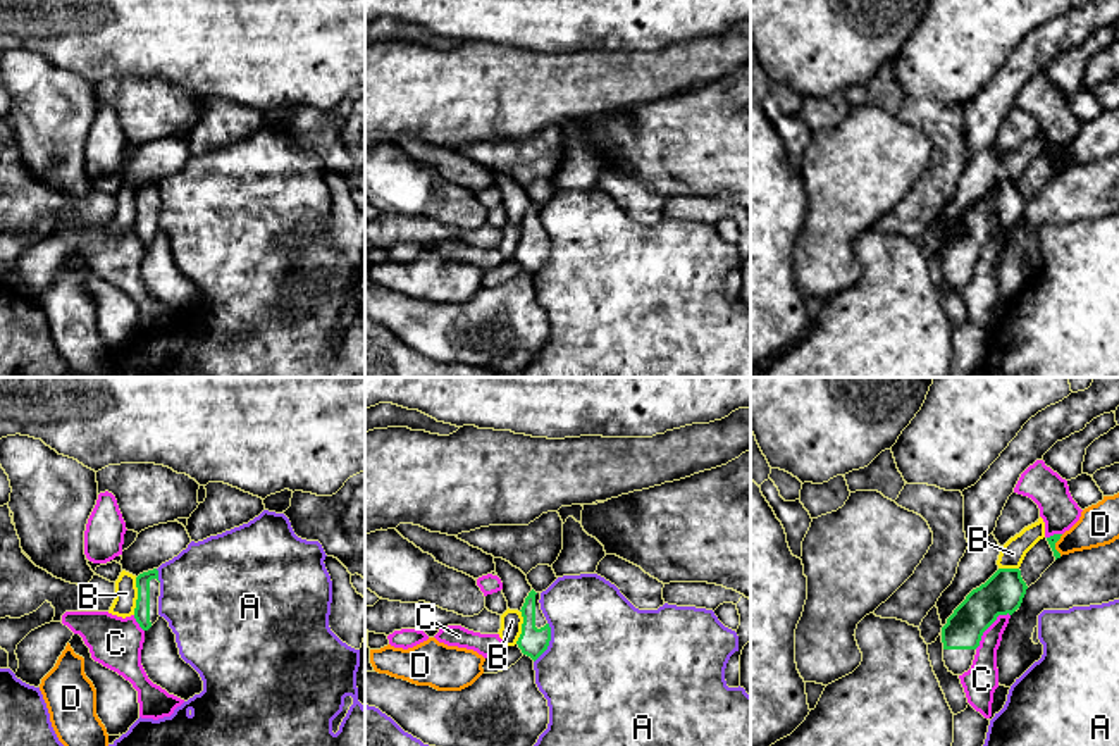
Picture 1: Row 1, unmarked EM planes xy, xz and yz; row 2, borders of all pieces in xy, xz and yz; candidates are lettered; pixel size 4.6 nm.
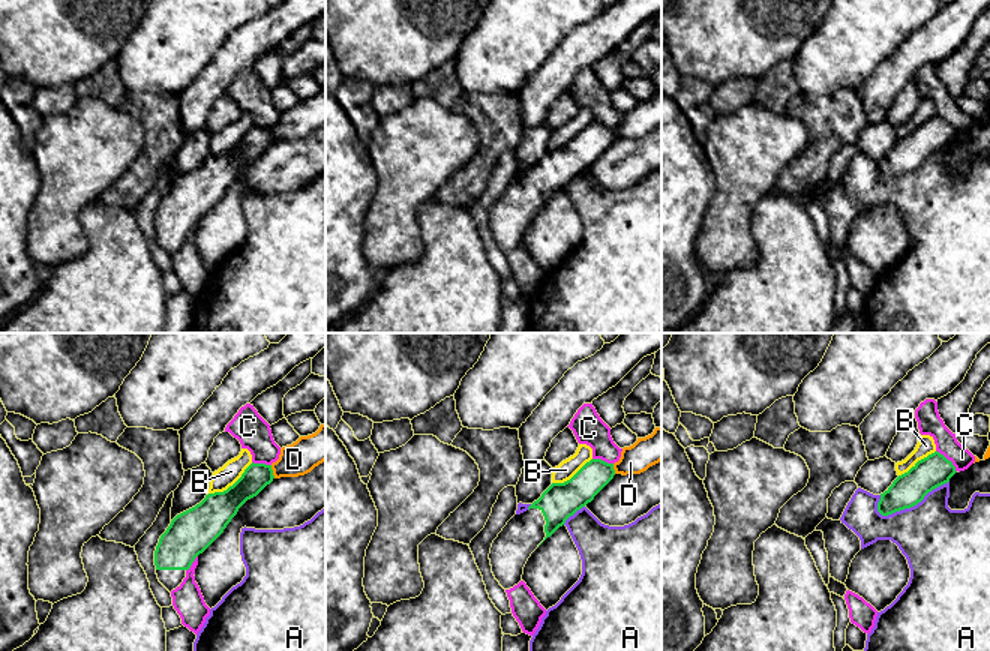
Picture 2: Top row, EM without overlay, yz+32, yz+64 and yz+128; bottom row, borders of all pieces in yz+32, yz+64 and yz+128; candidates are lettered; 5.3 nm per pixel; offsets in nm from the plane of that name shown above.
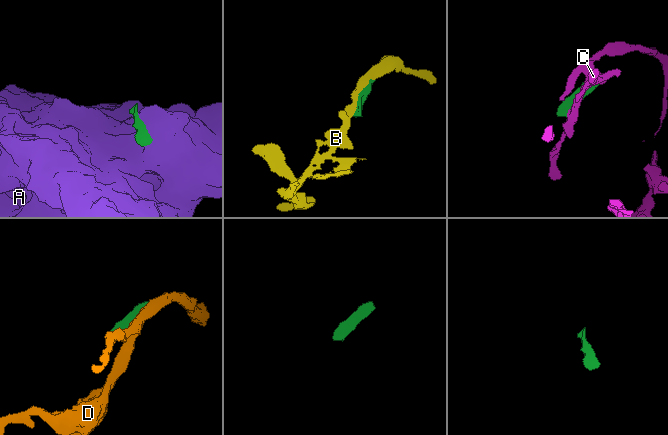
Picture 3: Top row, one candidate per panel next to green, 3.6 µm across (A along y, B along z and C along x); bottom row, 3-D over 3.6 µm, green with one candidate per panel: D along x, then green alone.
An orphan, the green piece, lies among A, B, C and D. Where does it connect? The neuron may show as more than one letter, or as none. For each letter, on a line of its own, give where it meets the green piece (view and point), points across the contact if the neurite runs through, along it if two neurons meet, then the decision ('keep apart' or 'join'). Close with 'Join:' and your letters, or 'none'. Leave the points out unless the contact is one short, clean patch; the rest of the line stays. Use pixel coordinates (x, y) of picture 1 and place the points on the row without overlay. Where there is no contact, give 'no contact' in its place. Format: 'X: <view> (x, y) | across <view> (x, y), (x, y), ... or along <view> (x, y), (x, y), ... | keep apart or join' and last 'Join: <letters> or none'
A: xz (548, 257) | keep apart
B: xy (138, 211) | keep apart
C: yz (989, 240) | keep apart
D: yz (1054, 159) | along yz (1063, 149), (1056, 157), (1059, 169) | keep apart
Join: none

